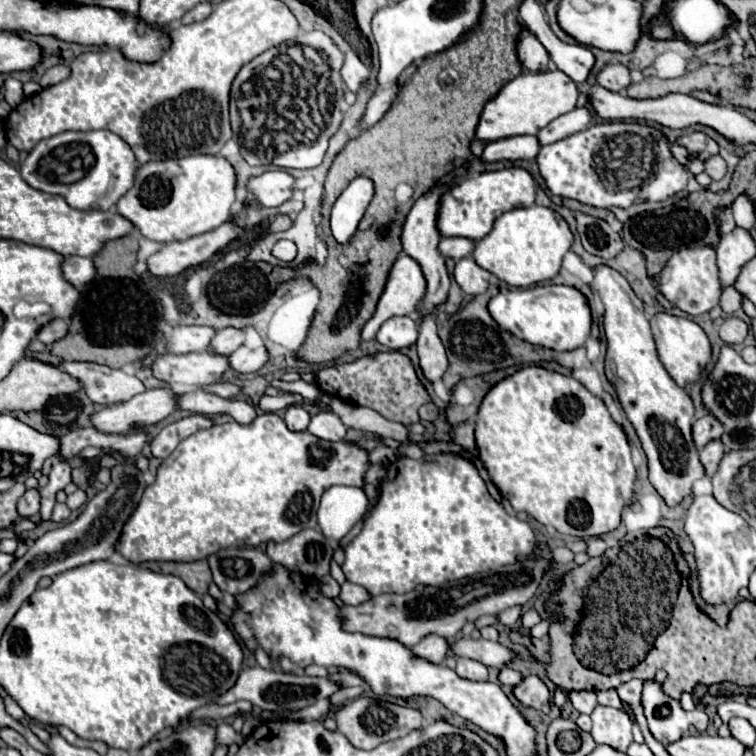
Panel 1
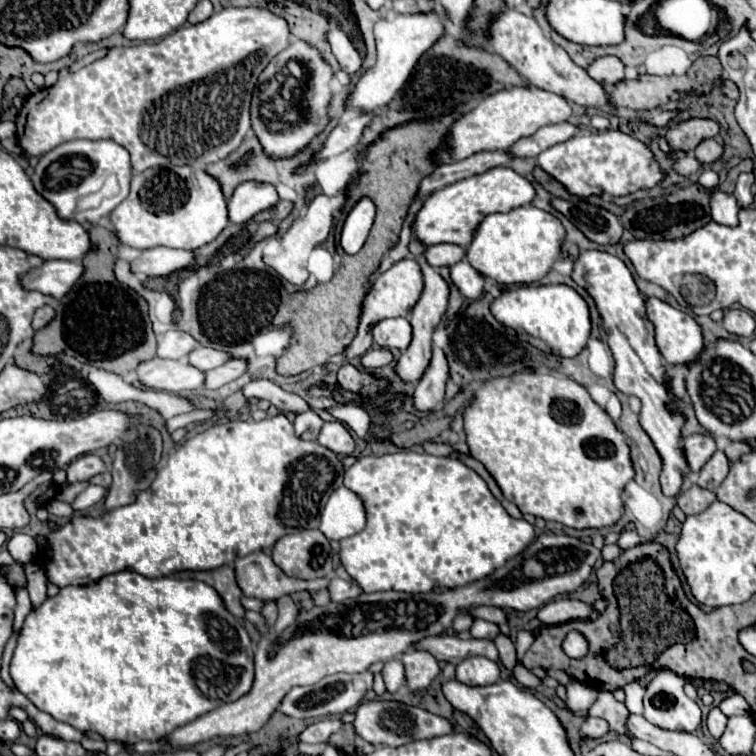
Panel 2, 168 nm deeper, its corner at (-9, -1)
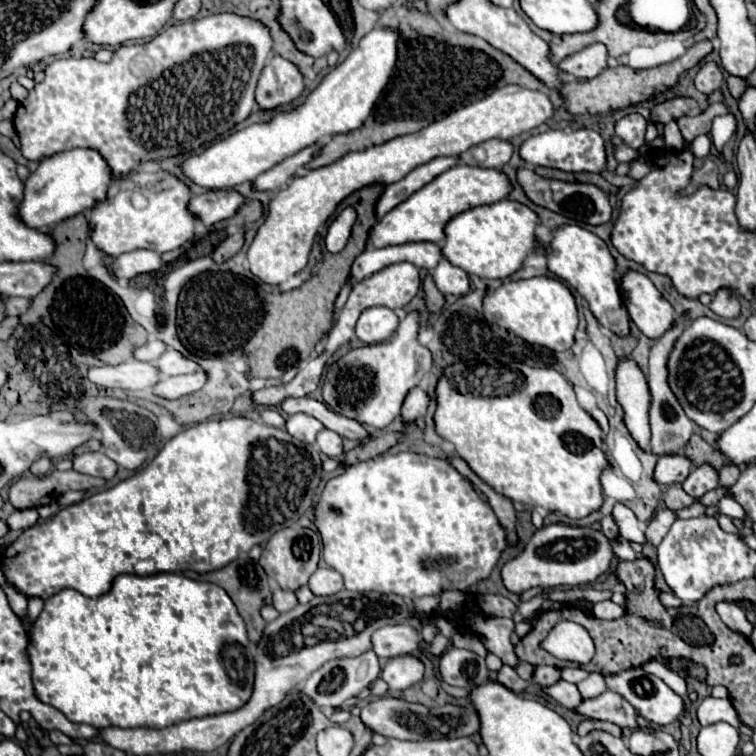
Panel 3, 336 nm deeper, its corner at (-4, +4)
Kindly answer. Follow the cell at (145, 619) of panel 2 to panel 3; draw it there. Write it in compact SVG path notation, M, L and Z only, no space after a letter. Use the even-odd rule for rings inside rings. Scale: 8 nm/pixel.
M163 572L152 576L136 576L136 574L120 574L114 578L110 592L98 596L98 598L86 598L80 592L72 588L64 588L62 592L50 596L36 618L30 634L28 634L28 646L26 656L32 666L32 686L38 700L44 704L50 704L58 708L68 720L72 722L84 722L92 724L96 728L166 728L170 724L176 724L180 720L200 718L216 712L230 712L240 708L244 700L252 694L254 684L254 662L250 652L250 640L246 636L244 620L240 618L234 602L230 596L216 584L190 580L181 573Z

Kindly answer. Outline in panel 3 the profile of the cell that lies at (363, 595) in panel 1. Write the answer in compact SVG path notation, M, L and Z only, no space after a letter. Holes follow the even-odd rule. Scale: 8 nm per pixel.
M318 568L310 576L308 586L310 586L310 590L316 596L332 596L332 594L336 594L336 592L340 592L344 588L344 582L342 582L342 576L336 570L332 570L332 568Z

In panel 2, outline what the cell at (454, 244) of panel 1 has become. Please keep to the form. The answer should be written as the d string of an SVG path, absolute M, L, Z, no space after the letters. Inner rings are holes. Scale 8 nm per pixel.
M429 245L425 247L425 259L431 267L451 267L465 257L465 249L459 245Z

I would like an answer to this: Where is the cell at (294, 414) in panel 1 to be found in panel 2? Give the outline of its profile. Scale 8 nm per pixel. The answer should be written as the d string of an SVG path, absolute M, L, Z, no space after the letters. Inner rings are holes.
M307 411L307 413L297 415L293 425L295 425L297 437L307 439L307 441L317 441L319 431L321 431L321 427L323 427L323 419L321 419L315 411Z

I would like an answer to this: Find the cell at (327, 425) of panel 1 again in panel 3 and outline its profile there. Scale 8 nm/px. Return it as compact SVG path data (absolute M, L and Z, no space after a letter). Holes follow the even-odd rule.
M324 428L322 432L318 432L316 444L318 444L318 448L320 448L326 456L330 456L330 458L342 456L342 452L344 452L344 450L342 450L342 438L340 438L336 432L328 430L328 428Z

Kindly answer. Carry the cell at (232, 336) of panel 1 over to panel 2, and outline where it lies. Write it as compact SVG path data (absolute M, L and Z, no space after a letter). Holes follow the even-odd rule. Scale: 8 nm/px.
M197 347L187 355L189 365L205 371L211 371L219 365L223 365L225 361L229 361L229 355L225 351L217 351L217 349L209 349L209 347Z

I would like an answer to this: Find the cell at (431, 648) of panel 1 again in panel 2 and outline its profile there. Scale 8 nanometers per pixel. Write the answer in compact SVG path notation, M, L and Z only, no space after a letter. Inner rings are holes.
M409 651L401 655L401 663L405 667L405 683L409 691L427 689L429 683L439 675L439 663L433 655L425 651Z

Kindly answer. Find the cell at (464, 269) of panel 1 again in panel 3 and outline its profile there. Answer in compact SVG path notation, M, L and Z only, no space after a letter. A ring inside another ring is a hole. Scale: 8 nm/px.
M446 258L440 260L440 264L436 266L432 276L434 276L434 282L436 282L436 286L438 286L438 290L442 294L464 296L464 294L470 292L470 278L468 278L468 274L462 268L450 264Z

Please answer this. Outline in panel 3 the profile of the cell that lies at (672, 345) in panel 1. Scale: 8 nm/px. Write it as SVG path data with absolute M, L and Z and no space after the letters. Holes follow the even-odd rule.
M632 270L626 272L620 284L620 292L632 322L646 338L658 340L662 334L674 328L676 312L648 276Z

